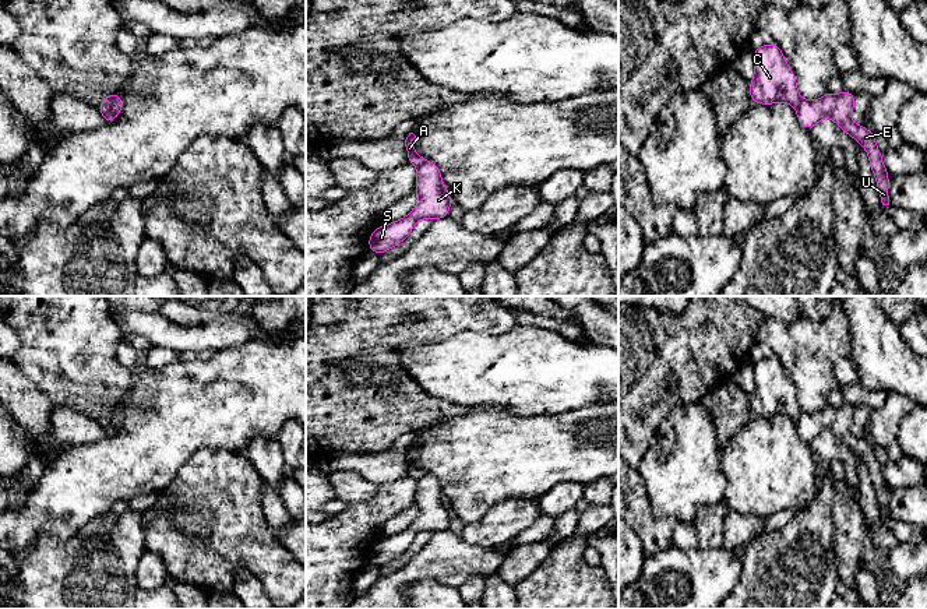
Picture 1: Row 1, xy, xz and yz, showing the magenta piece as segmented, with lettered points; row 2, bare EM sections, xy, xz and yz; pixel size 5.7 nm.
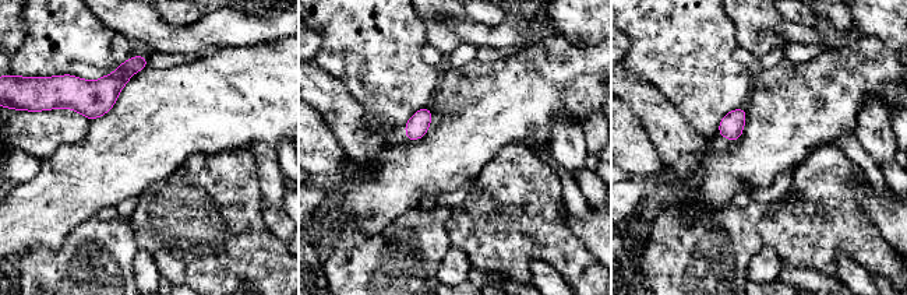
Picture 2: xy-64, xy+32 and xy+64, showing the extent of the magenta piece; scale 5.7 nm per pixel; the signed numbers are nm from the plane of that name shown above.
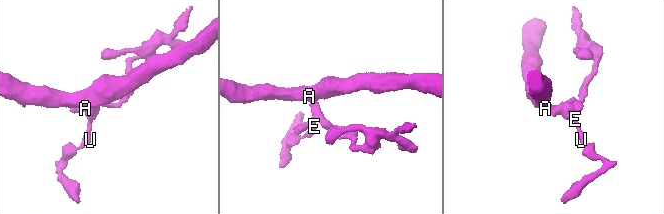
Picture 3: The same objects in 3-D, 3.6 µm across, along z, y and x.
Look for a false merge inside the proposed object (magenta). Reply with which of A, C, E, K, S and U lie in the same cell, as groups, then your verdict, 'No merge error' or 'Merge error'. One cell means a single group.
Groups: A C / E K S U. Merge error

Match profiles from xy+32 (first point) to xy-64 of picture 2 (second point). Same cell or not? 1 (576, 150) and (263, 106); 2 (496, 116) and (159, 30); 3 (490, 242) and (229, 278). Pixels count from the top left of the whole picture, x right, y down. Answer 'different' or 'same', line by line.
1: different
2: different
3: same

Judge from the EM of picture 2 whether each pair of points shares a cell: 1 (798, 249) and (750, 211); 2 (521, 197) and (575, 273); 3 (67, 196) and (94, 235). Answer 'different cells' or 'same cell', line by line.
1: different cells
2: same cell
3: different cells

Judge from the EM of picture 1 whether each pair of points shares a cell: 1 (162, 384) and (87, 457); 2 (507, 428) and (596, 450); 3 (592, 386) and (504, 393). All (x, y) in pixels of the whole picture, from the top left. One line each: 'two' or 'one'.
1: one
2: one
3: one

